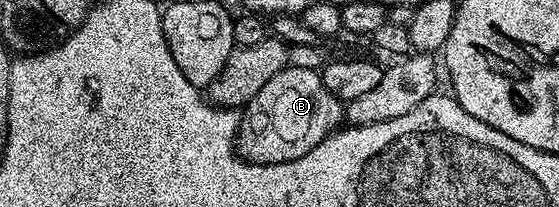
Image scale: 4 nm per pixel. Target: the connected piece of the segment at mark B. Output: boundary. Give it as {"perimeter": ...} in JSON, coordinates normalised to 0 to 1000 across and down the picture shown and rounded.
{"perimeter":[[[517,319],[490,357],[435,527],[426,580],[426,734],[453,792],[510,792],[555,744],[617,580],[617,488],[583,435],[571,343]]]}

